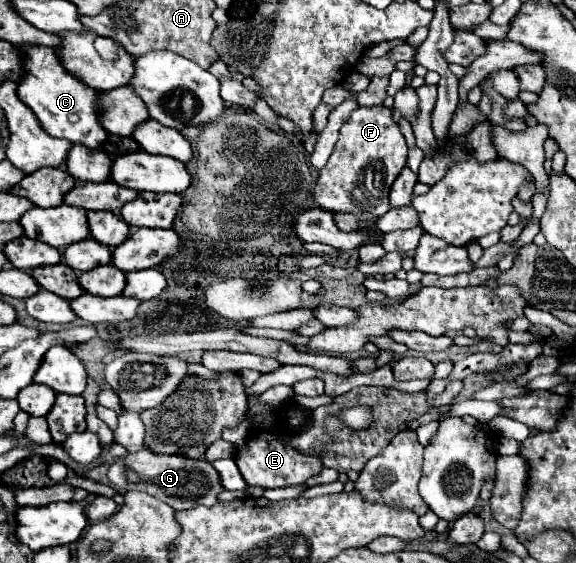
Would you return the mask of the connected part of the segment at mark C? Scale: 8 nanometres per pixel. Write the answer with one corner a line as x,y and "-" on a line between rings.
24,46
26,76
18,84
20,100
32,108
42,128
54,138
66,138
72,144
82,144
88,148
100,148
102,142
110,136
100,124
100,92
86,86
80,78
70,74
54,48
48,46

